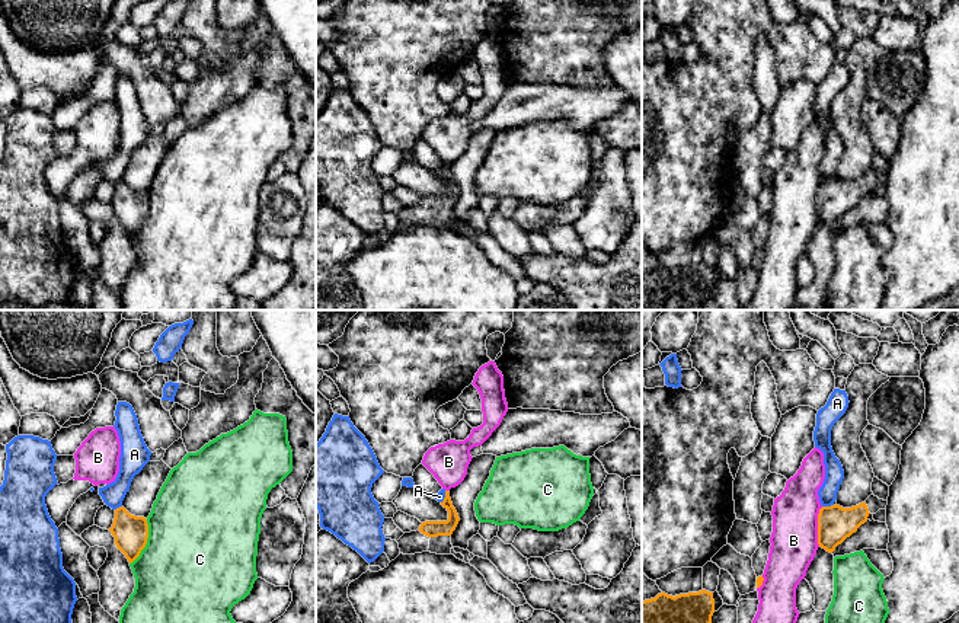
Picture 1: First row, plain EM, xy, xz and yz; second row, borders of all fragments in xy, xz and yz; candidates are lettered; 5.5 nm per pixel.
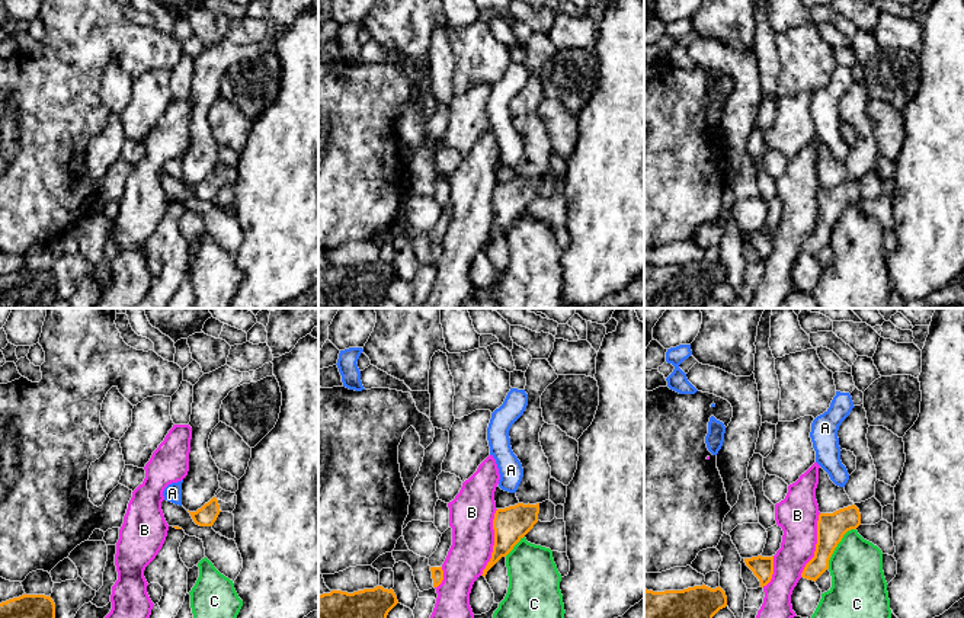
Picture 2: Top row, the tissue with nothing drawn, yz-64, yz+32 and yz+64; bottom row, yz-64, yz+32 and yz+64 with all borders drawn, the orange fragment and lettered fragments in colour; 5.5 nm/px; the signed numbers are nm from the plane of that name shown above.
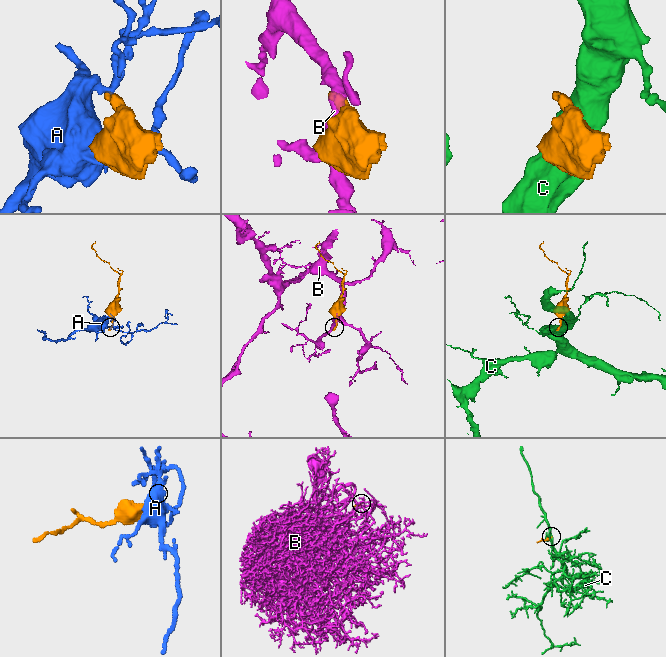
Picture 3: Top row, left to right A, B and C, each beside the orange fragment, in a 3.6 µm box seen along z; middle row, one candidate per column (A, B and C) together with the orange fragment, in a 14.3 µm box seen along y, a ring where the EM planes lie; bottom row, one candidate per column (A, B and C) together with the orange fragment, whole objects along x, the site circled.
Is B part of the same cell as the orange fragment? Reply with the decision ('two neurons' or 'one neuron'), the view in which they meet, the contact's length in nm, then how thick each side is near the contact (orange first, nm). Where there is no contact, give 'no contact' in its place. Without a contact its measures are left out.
two neurons | yz | 220 nm | 190/260 nm

